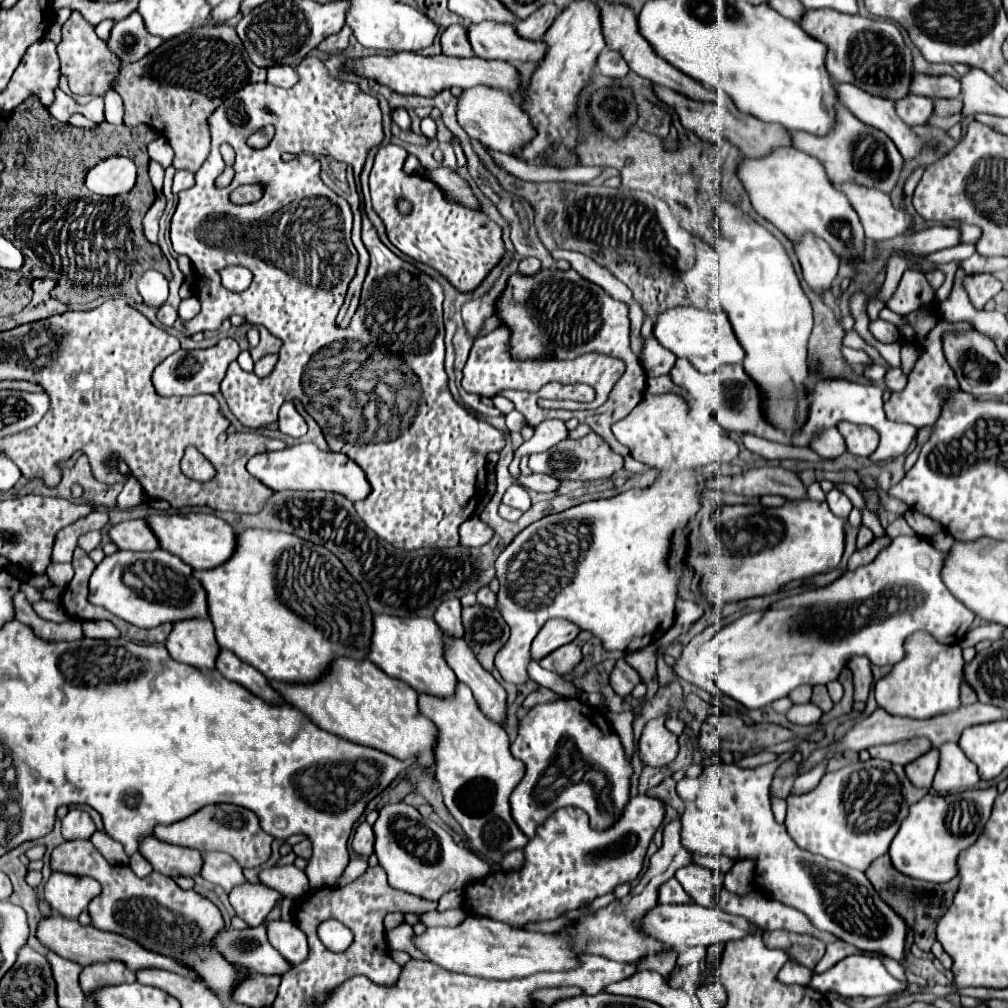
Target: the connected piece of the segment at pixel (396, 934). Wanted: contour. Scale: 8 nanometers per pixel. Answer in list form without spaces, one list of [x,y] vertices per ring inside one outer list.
[[[401,924],[399,928],[393,928],[393,930],[387,930],[387,942],[389,942],[389,948],[391,950],[403,950],[407,952],[411,958],[417,958],[417,960],[429,960],[425,956],[421,956],[421,950],[417,950],[413,946],[413,928],[409,924]]]

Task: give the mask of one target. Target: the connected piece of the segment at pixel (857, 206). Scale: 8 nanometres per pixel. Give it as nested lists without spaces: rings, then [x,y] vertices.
[[[845,182],[845,186],[837,186],[847,198],[853,210],[859,214],[861,226],[865,230],[865,238],[869,240],[889,240],[905,232],[907,220],[905,212],[893,208],[889,196],[879,190],[869,190],[861,184]]]

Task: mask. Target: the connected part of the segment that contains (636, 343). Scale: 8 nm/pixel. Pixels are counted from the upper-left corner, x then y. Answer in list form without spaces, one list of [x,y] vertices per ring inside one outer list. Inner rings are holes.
[[[555,250],[553,252],[553,258],[555,260],[569,260],[571,262],[571,268],[577,270],[583,278],[587,278],[589,282],[601,286],[611,298],[617,298],[619,302],[625,302],[629,308],[631,308],[631,344],[633,344],[633,352],[639,356],[641,354],[641,338],[639,338],[639,328],[643,324],[643,310],[641,306],[635,302],[631,290],[619,282],[607,268],[599,266],[597,262],[593,262],[589,256],[585,254],[579,254],[579,252],[567,252],[567,250]]]

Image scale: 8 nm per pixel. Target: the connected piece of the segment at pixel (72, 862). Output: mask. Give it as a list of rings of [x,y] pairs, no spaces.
[[[71,840],[57,846],[53,850],[51,868],[67,874],[89,874],[103,886],[101,894],[89,902],[89,914],[95,928],[121,934],[155,954],[165,954],[197,970],[197,974],[201,974],[199,980],[211,988],[225,1006],[233,1004],[231,998],[237,978],[241,978],[241,974],[251,974],[251,970],[233,966],[225,962],[223,954],[217,954],[213,938],[225,930],[225,922],[211,900],[195,890],[181,890],[169,876],[157,872],[149,874],[149,878],[137,878],[129,866],[109,864],[89,840]]]

